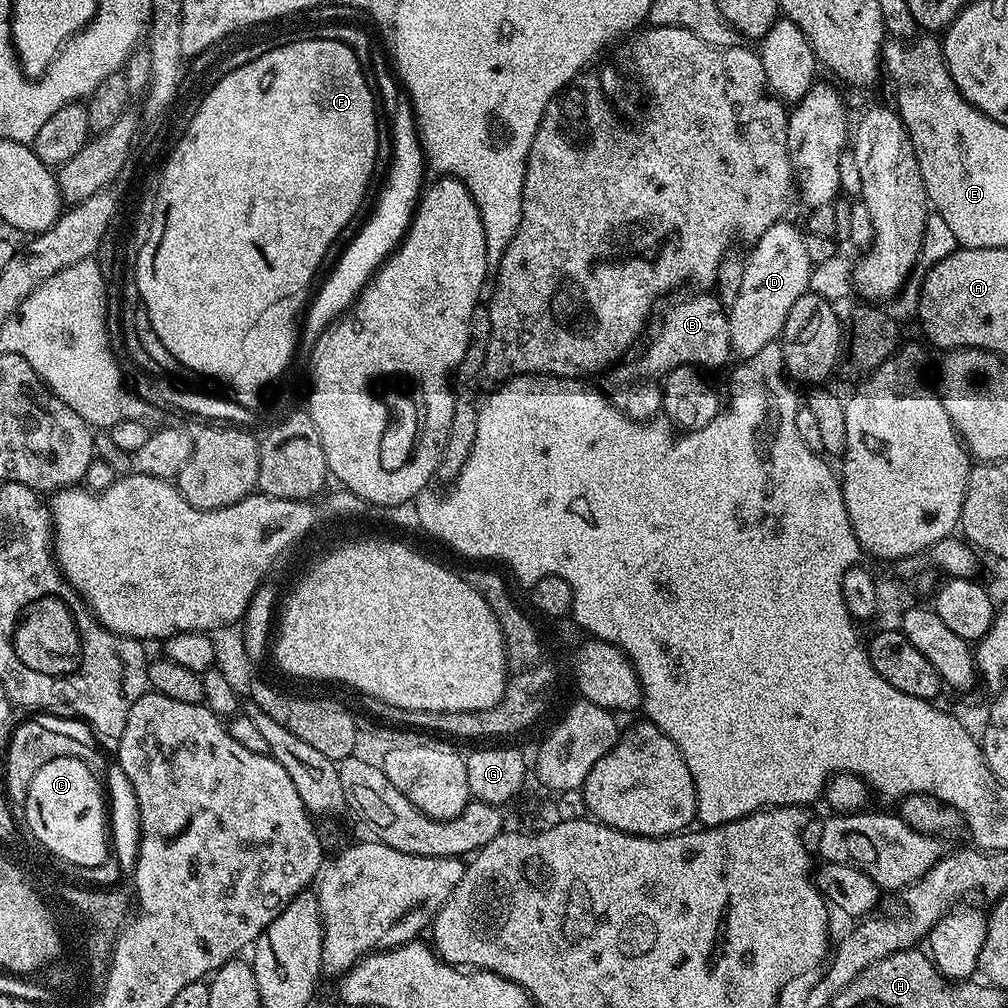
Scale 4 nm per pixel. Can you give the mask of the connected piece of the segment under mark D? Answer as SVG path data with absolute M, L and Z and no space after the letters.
M788 223L770 226L770 230L751 245L752 253L740 272L740 285L736 288L732 308L730 304L727 309L731 355L740 360L758 354L762 346L777 343L784 330L786 314L790 314L790 306L809 291L814 266L806 254L805 233Z

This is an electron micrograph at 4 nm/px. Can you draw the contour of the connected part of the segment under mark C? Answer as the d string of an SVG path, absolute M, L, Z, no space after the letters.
M54 758L34 774L30 790L26 794L25 808L28 828L48 851L66 862L76 863L78 867L98 866L110 856L110 836L106 831L106 796L102 791L101 781L91 772L89 765L78 758Z

